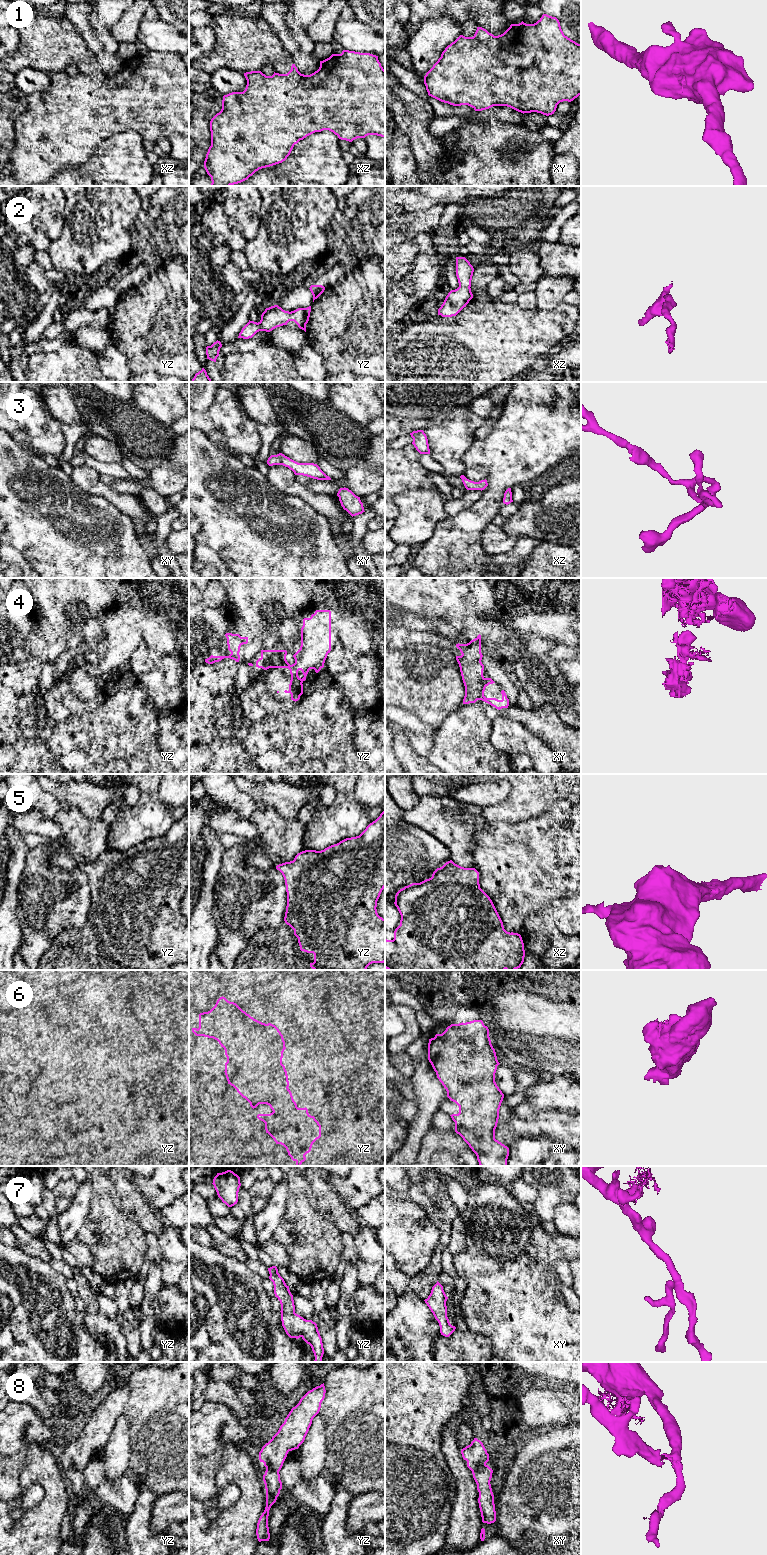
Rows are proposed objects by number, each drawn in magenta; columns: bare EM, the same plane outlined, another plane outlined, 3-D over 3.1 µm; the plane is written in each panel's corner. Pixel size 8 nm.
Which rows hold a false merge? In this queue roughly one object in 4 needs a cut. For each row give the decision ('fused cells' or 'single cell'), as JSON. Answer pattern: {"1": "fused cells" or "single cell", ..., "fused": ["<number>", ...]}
{"1": "single cell", "2": "single cell", "3": "single cell", "4": "single cell", "5": "single cell", "6": "single cell", "7": "single cell", "8": "single cell", "fused": []}

